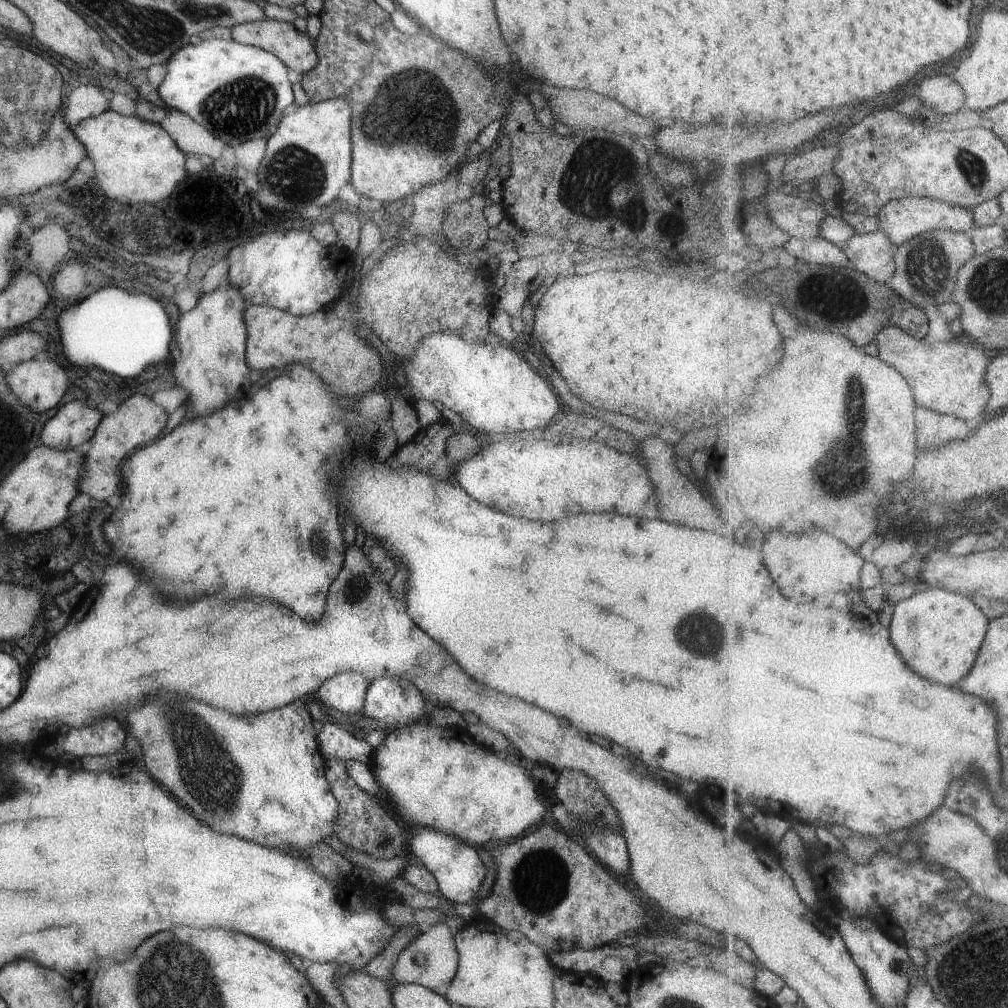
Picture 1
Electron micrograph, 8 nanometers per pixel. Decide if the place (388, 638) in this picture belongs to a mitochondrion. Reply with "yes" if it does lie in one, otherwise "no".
no

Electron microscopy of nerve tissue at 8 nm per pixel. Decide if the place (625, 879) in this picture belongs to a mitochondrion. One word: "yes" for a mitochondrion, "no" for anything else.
no

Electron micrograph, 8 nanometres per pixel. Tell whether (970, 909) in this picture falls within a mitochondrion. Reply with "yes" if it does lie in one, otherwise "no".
no

